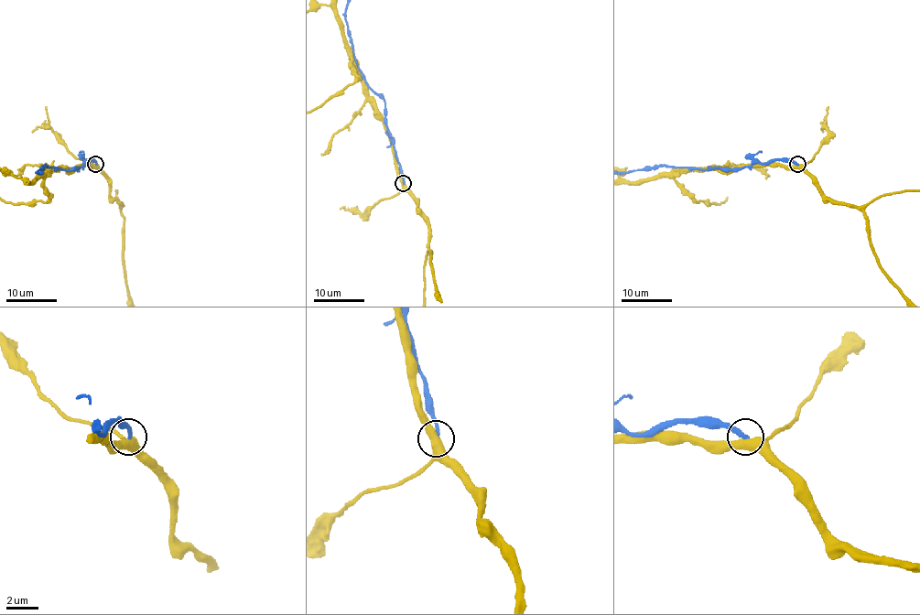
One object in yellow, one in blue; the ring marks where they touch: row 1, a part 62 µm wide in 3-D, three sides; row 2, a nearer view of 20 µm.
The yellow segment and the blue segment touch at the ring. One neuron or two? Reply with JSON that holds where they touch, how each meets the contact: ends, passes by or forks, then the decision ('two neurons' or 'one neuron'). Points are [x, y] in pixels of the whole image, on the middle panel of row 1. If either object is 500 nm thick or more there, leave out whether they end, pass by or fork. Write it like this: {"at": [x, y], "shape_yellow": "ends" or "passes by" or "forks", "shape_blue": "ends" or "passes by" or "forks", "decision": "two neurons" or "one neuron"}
{"at": [403, 183], "decision": "two neurons"}

